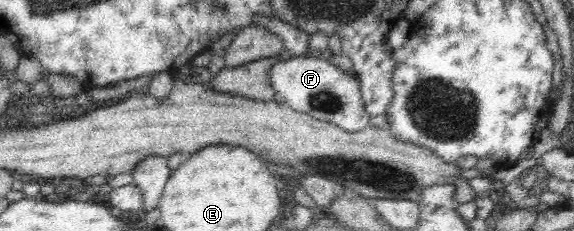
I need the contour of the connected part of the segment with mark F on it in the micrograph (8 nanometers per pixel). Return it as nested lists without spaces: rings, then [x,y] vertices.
[[[297,56],[285,61],[279,60],[271,65],[267,78],[275,94],[280,95],[283,101],[298,113],[335,124],[349,133],[361,131],[368,126],[370,118],[363,108],[360,79],[358,76],[349,76],[347,72],[341,72],[329,59]]]

